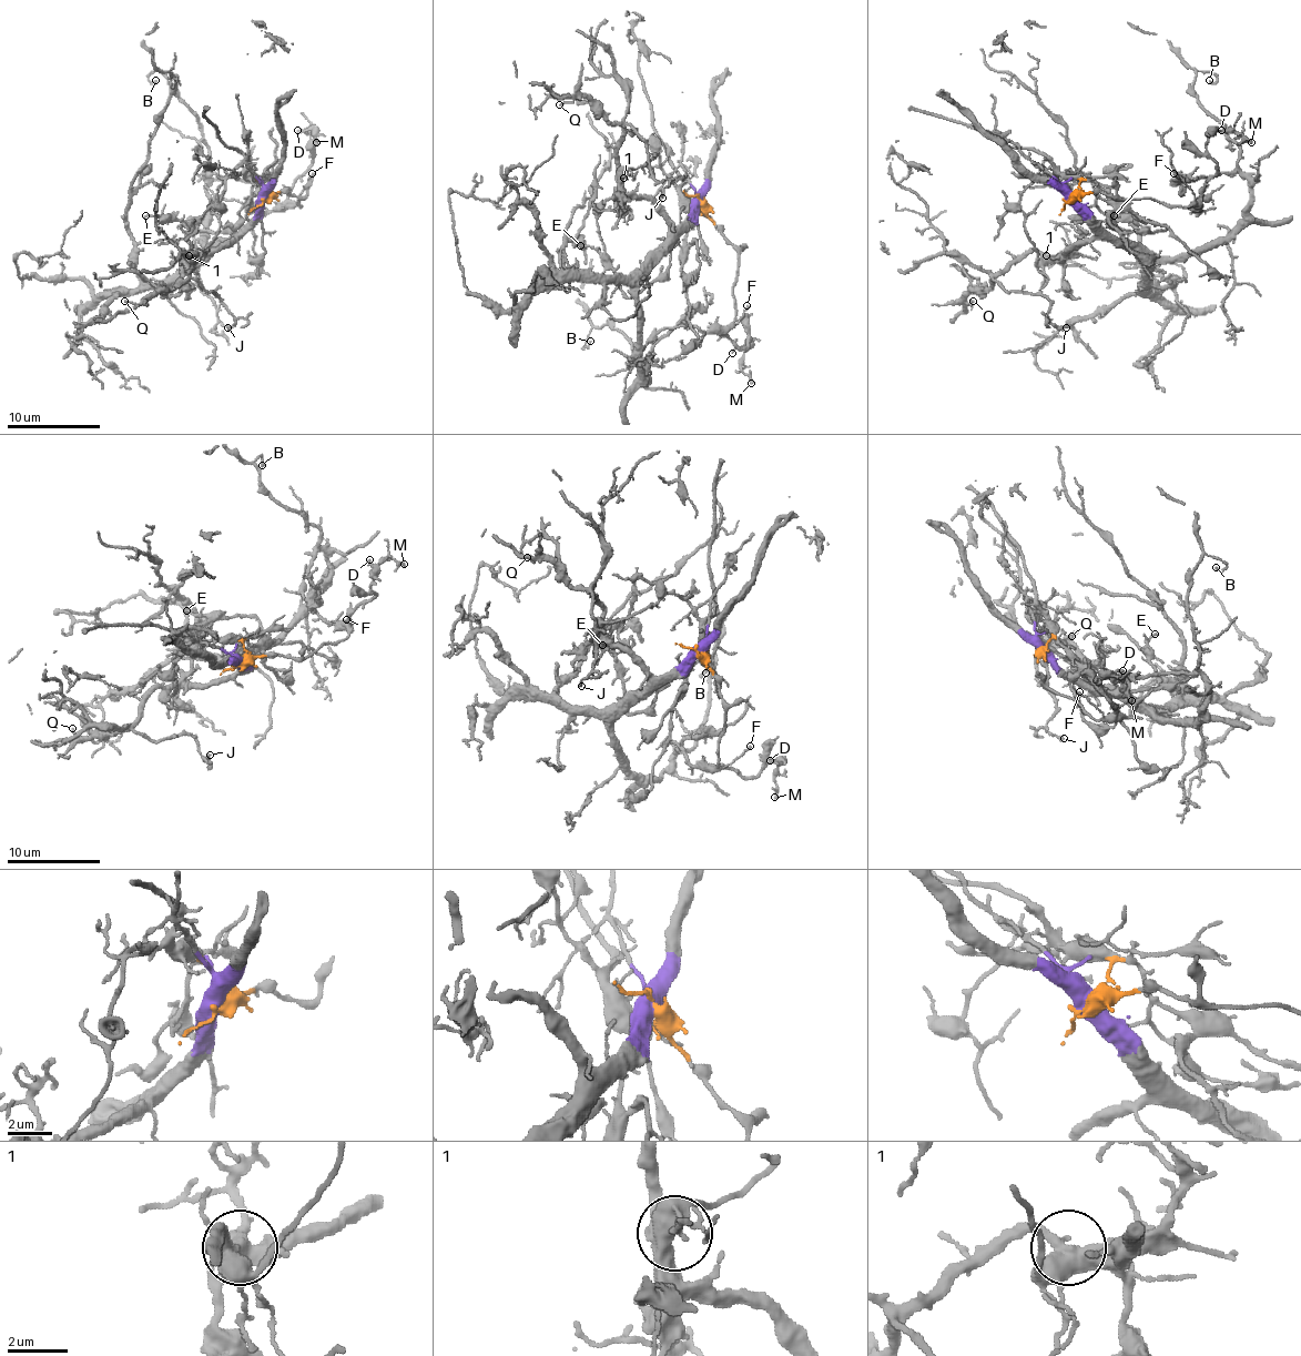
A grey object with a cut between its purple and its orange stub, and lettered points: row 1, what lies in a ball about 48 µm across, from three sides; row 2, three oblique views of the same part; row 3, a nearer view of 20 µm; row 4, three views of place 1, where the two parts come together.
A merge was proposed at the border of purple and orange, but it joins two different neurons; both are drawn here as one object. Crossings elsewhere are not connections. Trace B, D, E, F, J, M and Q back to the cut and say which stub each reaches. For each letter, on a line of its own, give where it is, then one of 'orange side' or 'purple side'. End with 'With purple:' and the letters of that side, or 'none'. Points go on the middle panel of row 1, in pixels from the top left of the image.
B: (590, 341) | purple side
D: (732, 353) | orange side
E: (580, 245) | orange side
F: (746, 305) | orange side
J: (662, 198) | purple side
M: (751, 383) | orange side
Q: (559, 104) | purple side
With purple: B, J, Q

